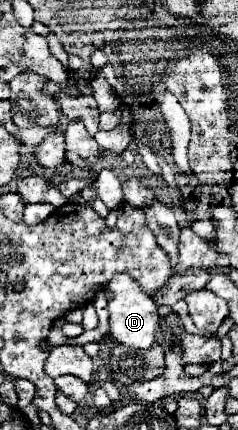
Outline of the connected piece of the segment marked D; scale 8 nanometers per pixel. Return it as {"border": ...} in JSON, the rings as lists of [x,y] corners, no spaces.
{"border":[[[116,274],[112,282],[106,286],[108,300],[116,298],[116,308],[110,308],[110,334],[116,342],[134,346],[134,348],[150,348],[156,342],[156,326],[160,322],[156,302],[150,294],[146,294],[138,280],[128,274]]]}

